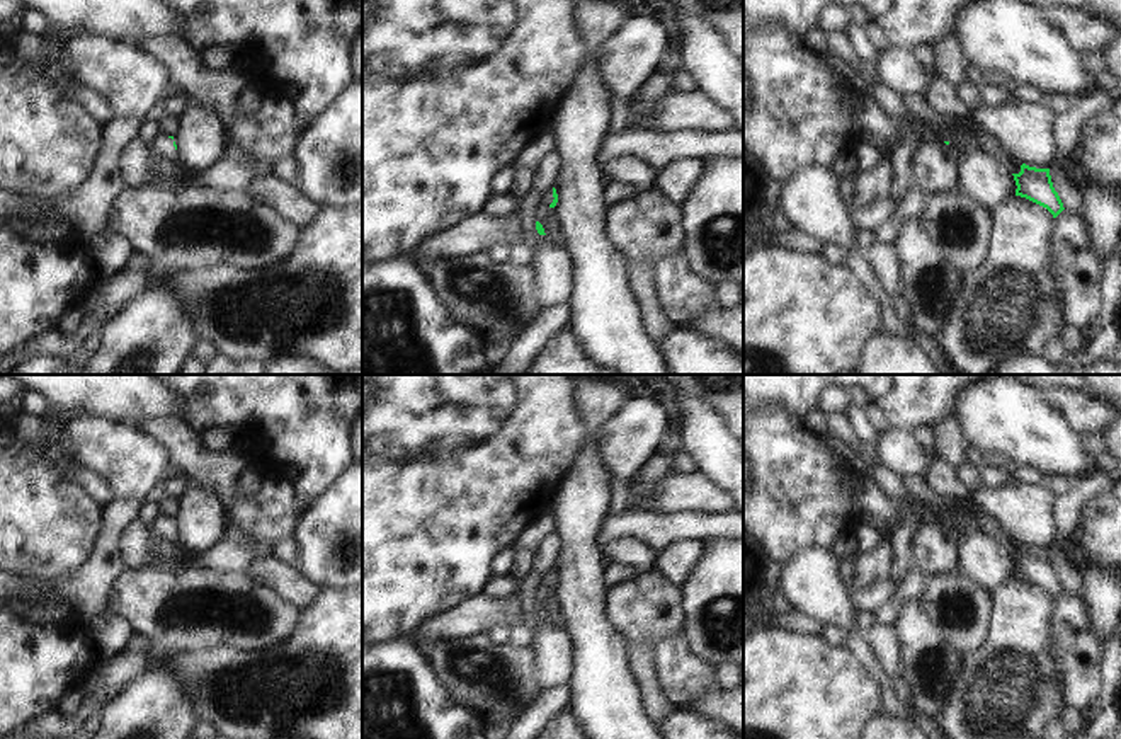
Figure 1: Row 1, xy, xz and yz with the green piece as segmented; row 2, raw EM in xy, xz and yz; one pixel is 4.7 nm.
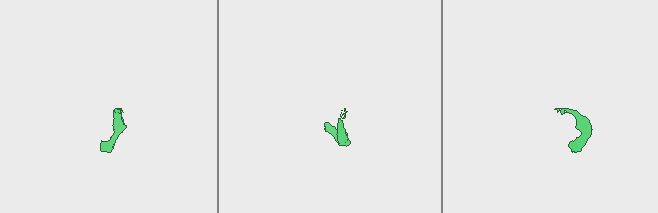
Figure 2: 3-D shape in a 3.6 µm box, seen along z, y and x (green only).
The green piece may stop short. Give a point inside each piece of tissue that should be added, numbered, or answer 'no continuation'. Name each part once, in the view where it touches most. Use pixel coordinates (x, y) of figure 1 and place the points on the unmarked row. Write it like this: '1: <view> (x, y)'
1: xz (548, 579)

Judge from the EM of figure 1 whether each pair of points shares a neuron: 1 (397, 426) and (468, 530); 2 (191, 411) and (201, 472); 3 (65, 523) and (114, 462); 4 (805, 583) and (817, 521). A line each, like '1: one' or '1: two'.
1: one
2: two
3: two
4: two

